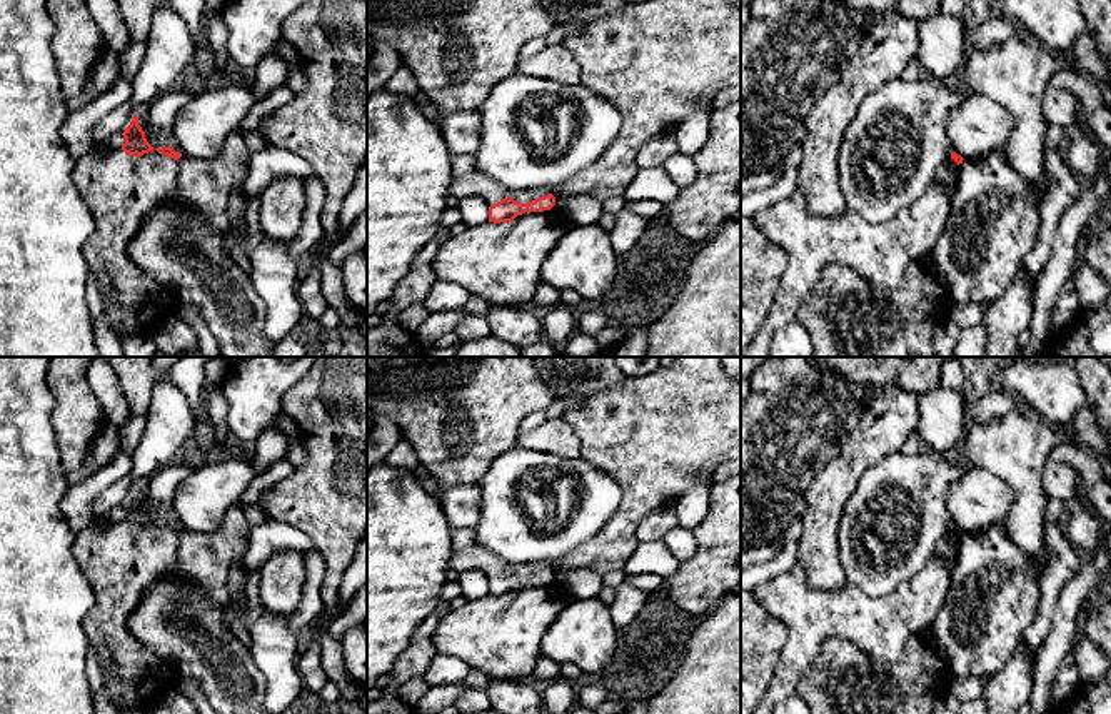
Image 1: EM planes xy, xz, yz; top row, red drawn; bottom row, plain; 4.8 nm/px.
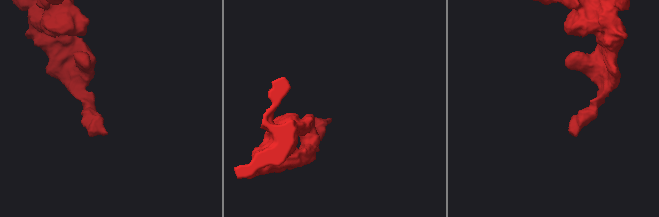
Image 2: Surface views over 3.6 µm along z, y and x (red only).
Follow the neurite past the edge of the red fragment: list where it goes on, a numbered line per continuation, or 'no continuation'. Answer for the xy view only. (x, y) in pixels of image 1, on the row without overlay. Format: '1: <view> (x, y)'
1: xy (120, 564)

